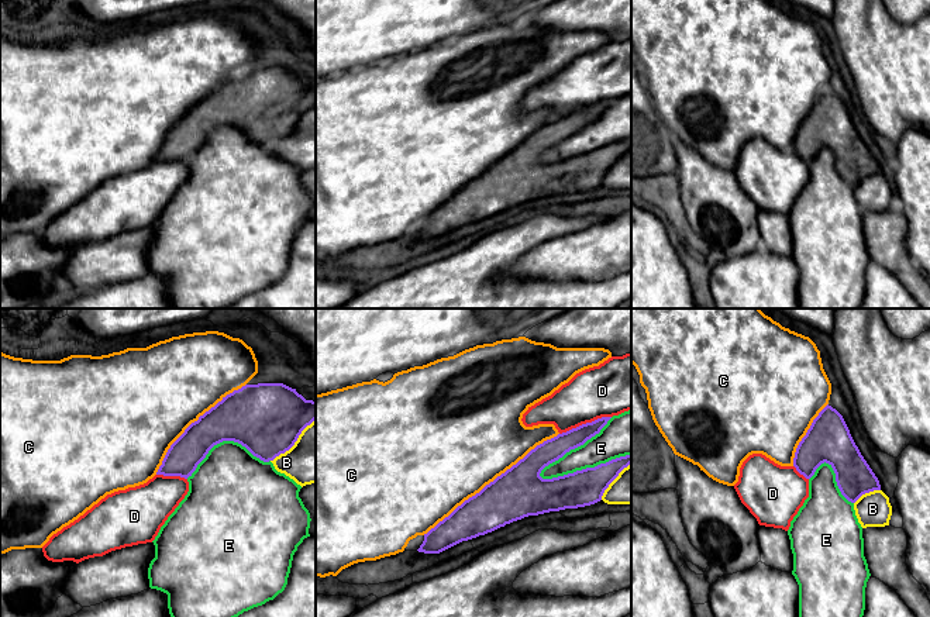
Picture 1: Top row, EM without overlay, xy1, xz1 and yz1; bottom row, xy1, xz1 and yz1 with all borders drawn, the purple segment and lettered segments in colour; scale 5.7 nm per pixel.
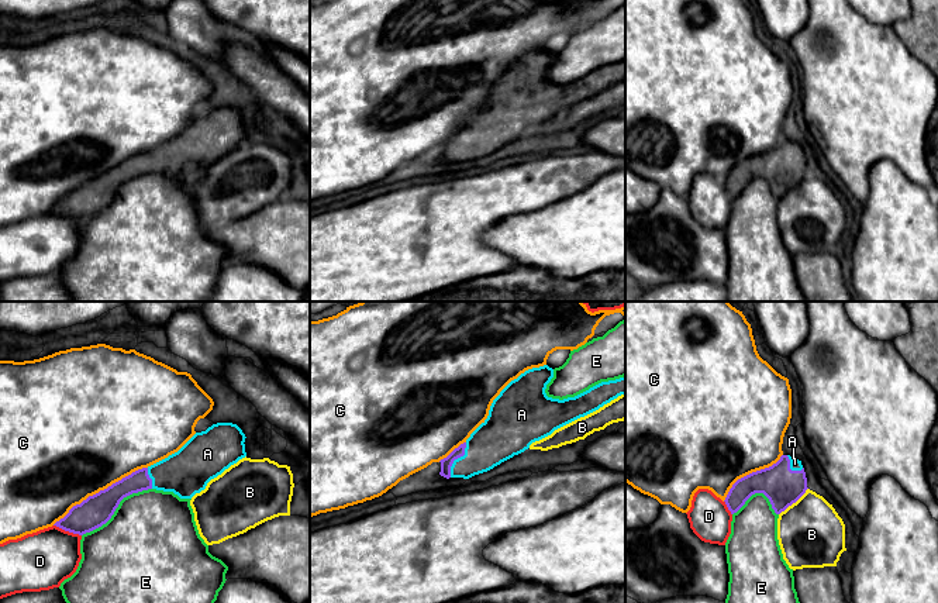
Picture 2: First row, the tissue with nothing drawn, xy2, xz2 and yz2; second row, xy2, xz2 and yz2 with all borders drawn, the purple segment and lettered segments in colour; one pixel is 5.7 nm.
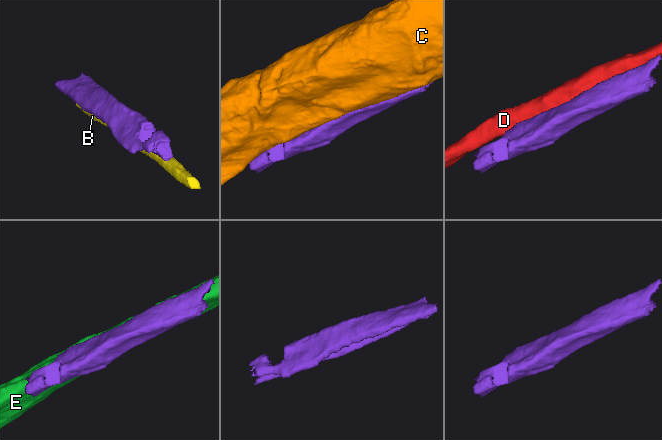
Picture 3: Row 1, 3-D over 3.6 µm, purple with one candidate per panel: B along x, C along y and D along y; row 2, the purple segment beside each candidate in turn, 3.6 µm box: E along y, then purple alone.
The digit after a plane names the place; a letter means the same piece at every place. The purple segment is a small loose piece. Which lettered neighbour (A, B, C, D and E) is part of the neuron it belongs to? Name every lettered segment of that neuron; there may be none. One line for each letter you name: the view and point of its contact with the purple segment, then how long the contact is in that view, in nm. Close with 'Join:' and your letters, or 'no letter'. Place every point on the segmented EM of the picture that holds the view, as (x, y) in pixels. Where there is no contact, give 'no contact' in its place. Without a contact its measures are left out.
A: xz2 (457, 458) | 220 nm
Join: A

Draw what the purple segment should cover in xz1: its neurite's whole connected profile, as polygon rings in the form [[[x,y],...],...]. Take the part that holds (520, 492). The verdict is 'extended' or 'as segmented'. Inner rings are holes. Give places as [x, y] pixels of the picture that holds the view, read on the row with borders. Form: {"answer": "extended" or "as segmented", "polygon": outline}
{"answer": "as segmented", "polygon": [[[602,417],[582,424],[537,445],[424,534],[417,551],[440,554],[462,541],[485,535],[528,516],[600,501],[609,485],[631,463],[631,455],[552,479],[542,479],[540,473],[599,434],[610,418]]]}

